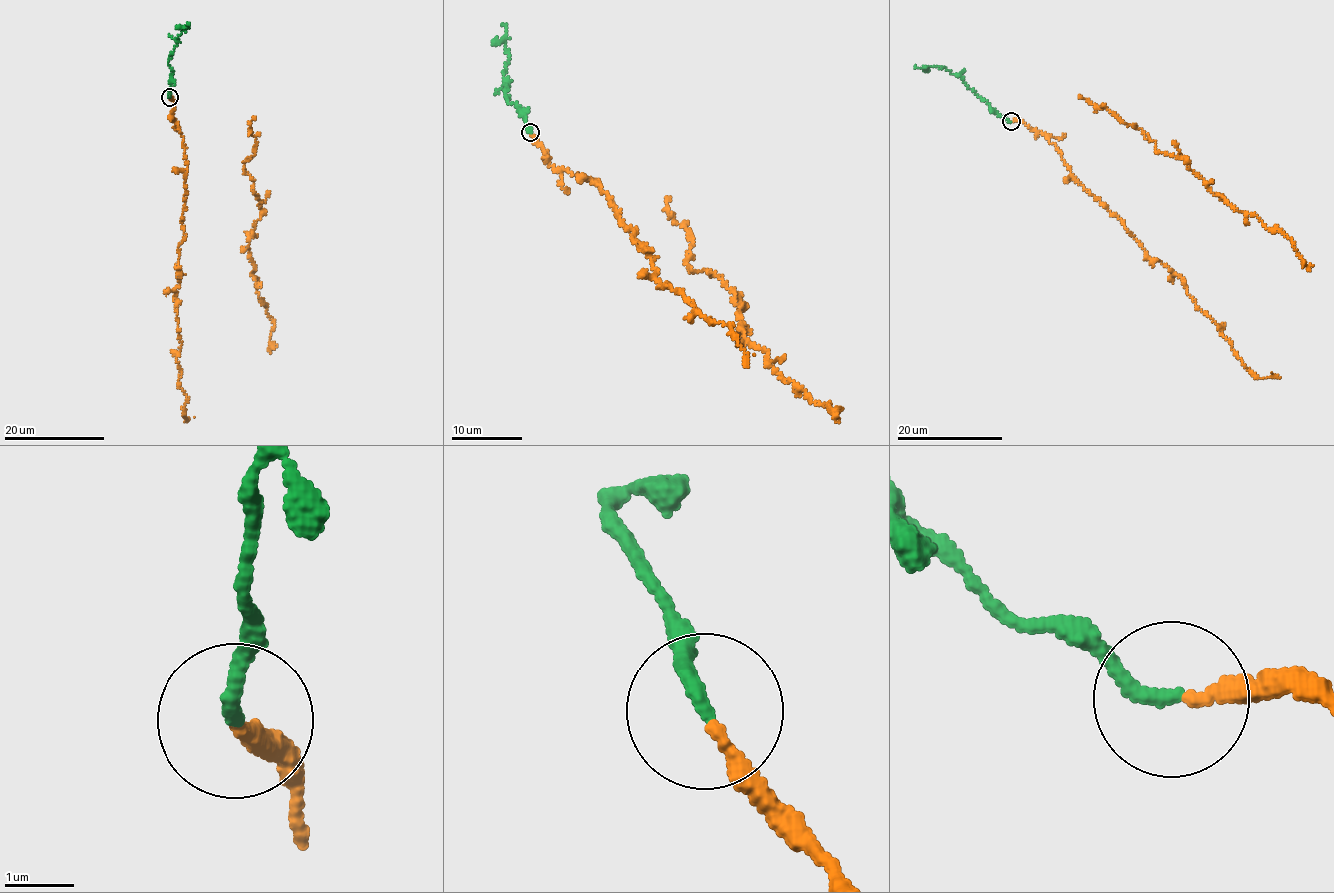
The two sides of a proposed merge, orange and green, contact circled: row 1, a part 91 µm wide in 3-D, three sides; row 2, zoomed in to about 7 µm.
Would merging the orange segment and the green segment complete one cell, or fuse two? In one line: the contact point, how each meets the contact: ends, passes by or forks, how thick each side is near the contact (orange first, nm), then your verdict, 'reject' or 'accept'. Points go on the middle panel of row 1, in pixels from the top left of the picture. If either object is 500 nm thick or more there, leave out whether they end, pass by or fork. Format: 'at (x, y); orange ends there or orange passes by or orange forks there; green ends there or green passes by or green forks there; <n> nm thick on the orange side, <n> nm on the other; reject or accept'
at (530, 132); orange ends there; green ends there; 220 nm thick on the orange side, 240 nm on the other; accept

